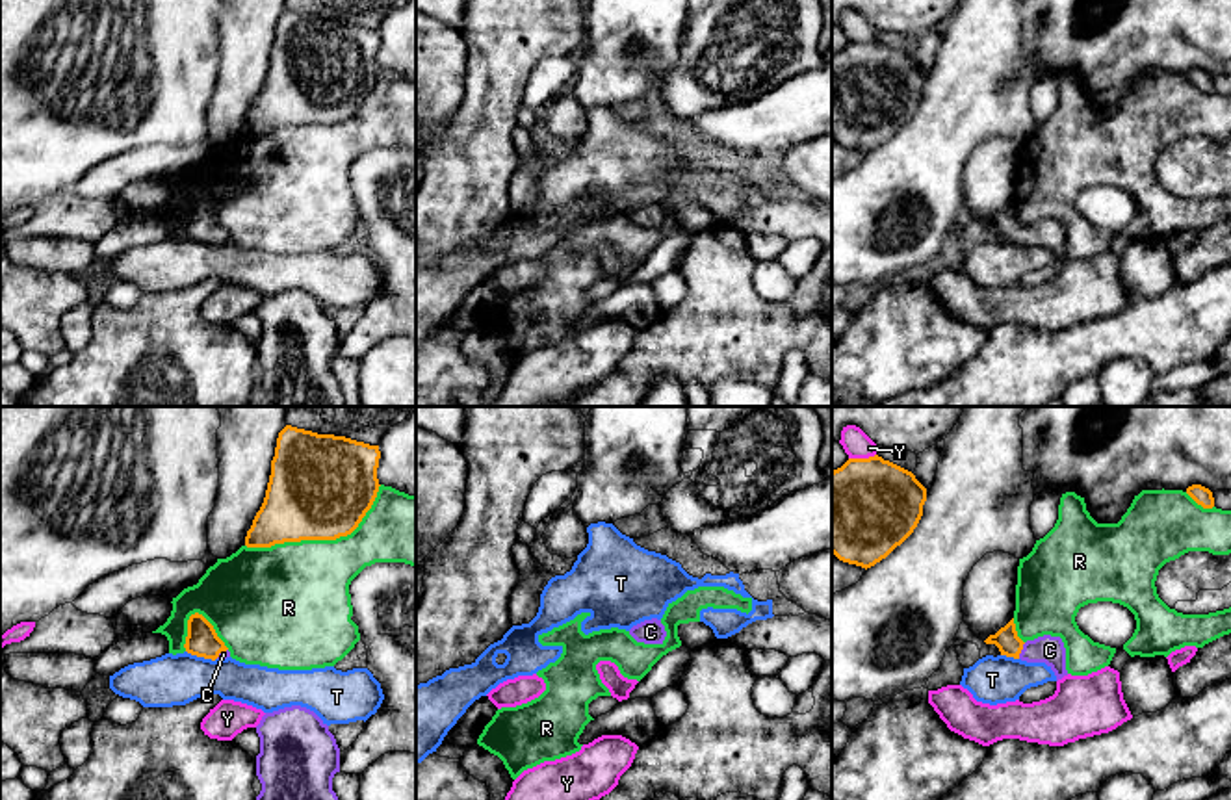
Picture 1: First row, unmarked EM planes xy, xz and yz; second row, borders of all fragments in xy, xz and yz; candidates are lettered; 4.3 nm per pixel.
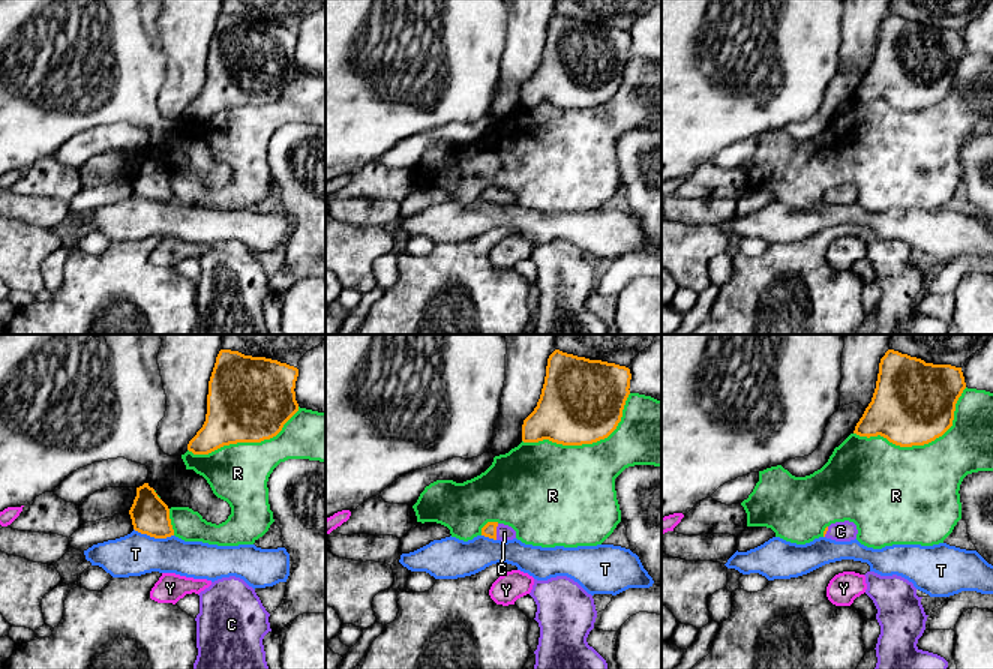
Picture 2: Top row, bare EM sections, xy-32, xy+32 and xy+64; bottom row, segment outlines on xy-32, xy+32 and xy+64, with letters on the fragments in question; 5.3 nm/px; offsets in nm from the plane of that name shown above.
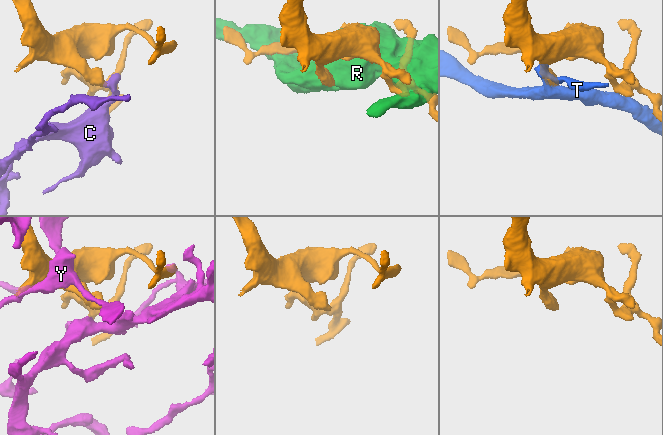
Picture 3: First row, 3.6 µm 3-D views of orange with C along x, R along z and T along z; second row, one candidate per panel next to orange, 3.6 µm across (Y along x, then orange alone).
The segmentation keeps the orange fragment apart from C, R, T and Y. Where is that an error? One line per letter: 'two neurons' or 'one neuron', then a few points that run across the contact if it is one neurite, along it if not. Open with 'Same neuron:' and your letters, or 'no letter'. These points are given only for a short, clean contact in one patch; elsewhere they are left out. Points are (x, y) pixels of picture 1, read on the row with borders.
Same neuron: C
C: one neuron; line yz (1005, 639), (1012, 646), (1022, 648), (1049, 650)
R: two neurons
T: two neurons
Y: two neurons

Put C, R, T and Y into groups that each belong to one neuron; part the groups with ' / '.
C / R / T / Y

